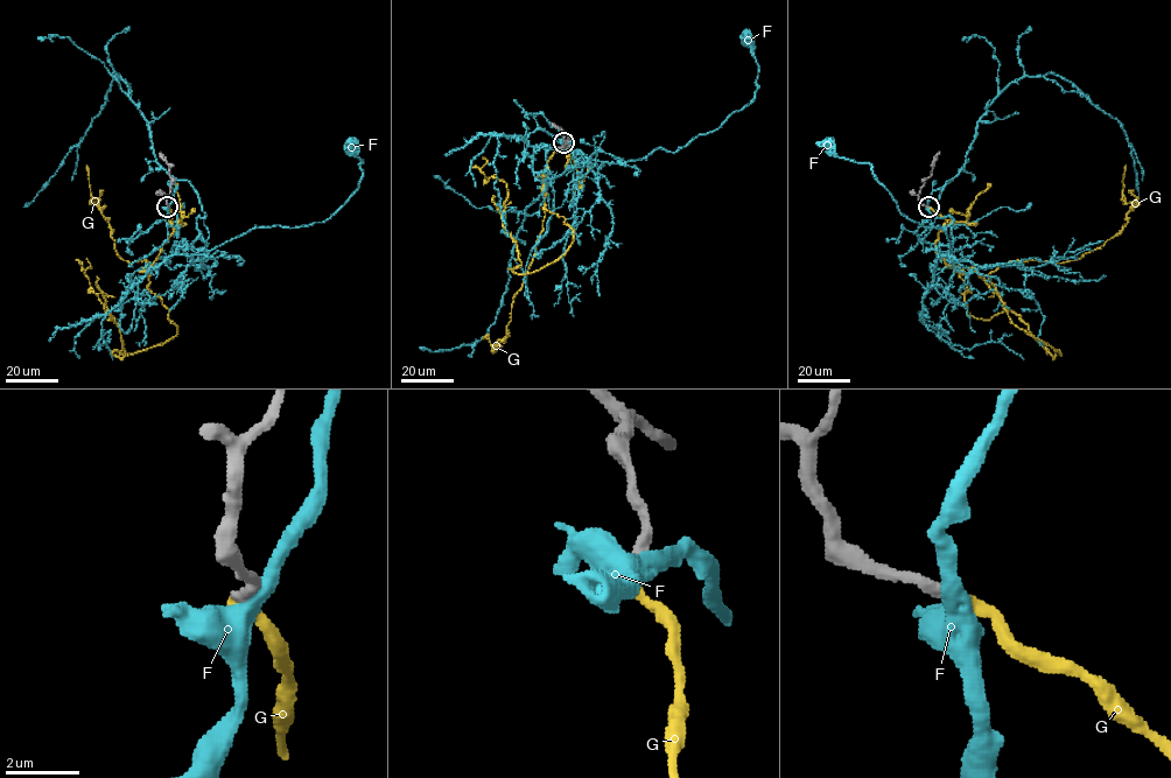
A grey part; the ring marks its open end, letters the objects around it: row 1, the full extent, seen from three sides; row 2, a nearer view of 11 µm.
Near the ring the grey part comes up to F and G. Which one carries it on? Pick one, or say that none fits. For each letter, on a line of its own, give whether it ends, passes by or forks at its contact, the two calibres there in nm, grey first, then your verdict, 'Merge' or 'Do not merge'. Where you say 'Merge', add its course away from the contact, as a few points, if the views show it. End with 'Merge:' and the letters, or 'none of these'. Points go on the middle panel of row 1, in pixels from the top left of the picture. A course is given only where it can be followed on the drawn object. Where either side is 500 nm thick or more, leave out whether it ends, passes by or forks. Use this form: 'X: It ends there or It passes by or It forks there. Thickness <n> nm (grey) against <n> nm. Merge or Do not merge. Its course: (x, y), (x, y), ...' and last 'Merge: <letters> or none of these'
F: It passes by. Thickness 400 nm (grey) against 480 nm. Do not merge
G: It ends there. Thickness 320 nm (grey) against 360 nm. Merge. Its course: (563, 142), (541, 189), (573, 242), (530, 272), (507, 268), (506, 184), (482, 158)
Merge: G

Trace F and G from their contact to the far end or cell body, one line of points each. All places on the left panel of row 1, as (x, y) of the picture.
F: (168, 207), (175, 181), (189, 183), (205, 215), (176, 250), (188, 254), (320, 223), (363, 174), (349, 144)
G: (167, 207), (173, 231), (145, 271), (176, 327), (161, 344), (112, 352), (125, 354), (120, 327), (85, 257)

